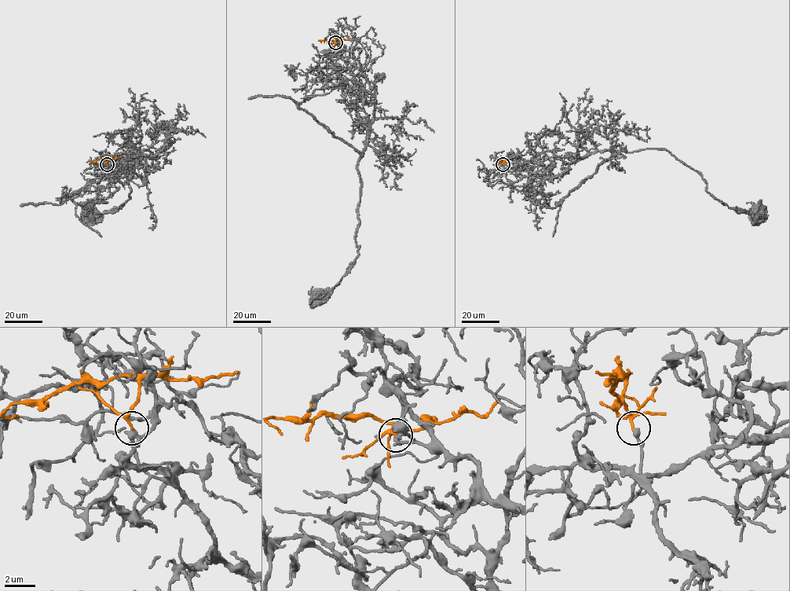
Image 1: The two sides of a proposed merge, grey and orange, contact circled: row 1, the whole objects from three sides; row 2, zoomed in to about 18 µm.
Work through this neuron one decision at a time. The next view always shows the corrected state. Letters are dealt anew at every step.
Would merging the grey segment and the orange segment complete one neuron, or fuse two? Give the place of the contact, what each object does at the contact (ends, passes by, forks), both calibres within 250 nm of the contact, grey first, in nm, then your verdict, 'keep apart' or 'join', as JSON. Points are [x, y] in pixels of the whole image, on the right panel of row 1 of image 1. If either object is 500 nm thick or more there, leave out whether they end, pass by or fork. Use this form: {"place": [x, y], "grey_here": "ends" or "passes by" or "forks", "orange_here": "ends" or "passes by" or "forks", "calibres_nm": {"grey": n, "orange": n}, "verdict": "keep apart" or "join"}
{"place": [502, 164], "grey_here": "ends", "orange_here": "forks", "calibres_nm": {"grey": 320, "orange": 120}, "verdict": "join"}

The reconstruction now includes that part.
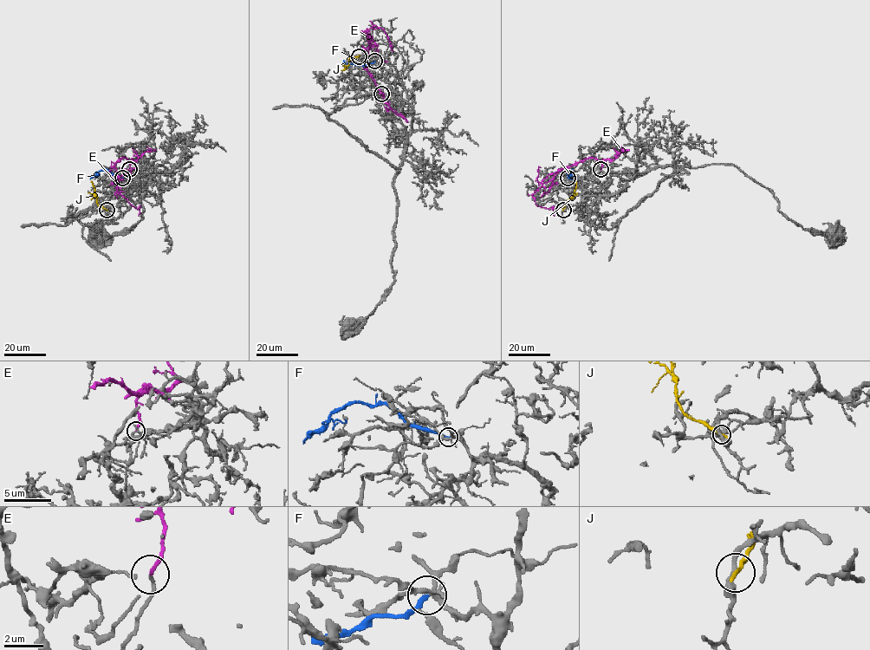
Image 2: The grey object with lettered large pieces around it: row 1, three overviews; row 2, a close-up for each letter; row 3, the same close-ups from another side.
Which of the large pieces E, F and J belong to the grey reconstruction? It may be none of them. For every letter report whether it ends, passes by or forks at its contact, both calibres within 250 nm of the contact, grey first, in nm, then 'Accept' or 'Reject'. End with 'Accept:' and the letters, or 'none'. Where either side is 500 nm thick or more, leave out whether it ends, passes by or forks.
E: It ends there. Thickness 160 nm (grey) against 170 nm. Reject
F: It ends there. Thickness 240 nm (grey) against 240 nm. Reject
J: It ends there. Thickness 280 nm (grey) against 240 nm. Reject
Accept: none

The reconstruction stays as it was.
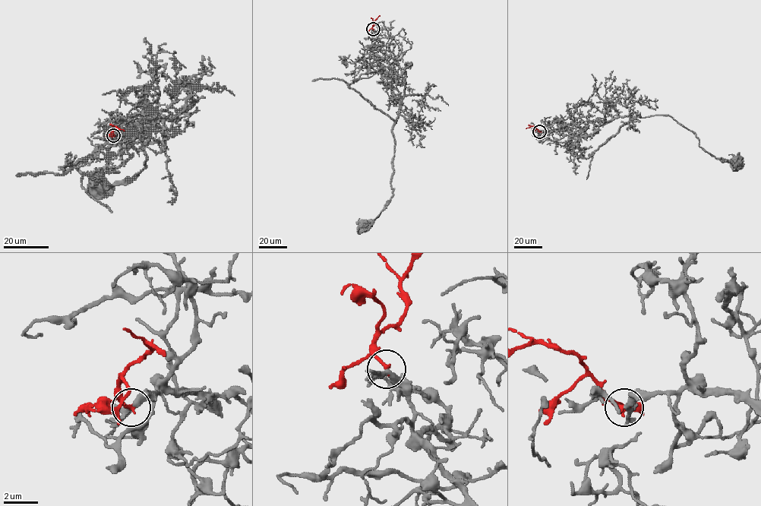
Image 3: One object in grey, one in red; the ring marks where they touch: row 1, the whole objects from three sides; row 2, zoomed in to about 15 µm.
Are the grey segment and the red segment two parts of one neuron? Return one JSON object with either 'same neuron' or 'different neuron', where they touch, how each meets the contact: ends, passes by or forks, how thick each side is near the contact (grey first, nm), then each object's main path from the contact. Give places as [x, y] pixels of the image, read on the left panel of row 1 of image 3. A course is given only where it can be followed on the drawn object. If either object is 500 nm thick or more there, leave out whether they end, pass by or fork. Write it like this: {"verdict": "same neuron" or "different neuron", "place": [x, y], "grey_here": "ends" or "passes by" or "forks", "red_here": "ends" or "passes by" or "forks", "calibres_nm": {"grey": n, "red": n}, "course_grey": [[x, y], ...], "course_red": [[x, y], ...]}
{"verdict": "same neuron", "place": [113, 135], "grey_here": "forks", "red_here": "ends", "calibres_nm": {"grey": 260, "red": 200}, "course_grey": [[113, 135], [137, 149], [149, 137], [163, 142], [163, 121], [144, 111], [145, 167], [121, 183], [99, 183]], "course_red": [[113, 135], [112, 132], [115, 127], [124, 130]]}

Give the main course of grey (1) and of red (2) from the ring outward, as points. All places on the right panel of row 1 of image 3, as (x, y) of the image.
1: (539, 131), (560, 139), (588, 135), (620, 117), (666, 115), (705, 151), (735, 161)
2: (539, 131), (532, 126), (525, 128)

